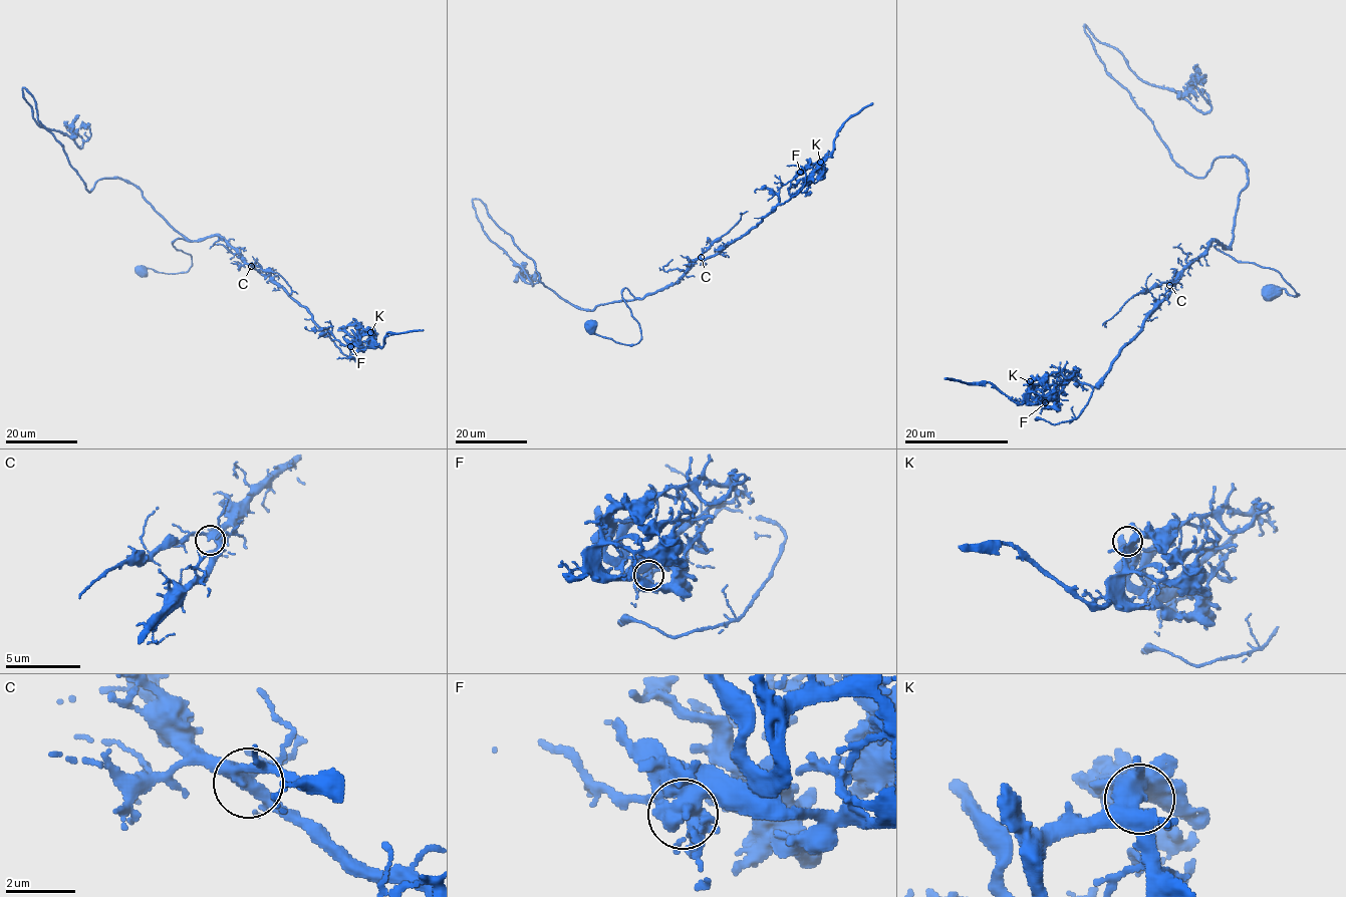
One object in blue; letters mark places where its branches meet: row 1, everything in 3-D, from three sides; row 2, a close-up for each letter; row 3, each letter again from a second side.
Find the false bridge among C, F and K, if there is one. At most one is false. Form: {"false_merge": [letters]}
{"false_merge": ["F"]}

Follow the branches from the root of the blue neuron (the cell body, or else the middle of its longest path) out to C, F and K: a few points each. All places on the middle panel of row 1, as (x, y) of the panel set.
C: (590, 326), (599, 335), (635, 344), (639, 326), (622, 291), (626, 288), (635, 298), (661, 291), (701, 257)
F: (590, 326), (635, 344), (639, 326), (622, 291), (644, 298), (671, 285), (753, 228), (800, 172)
K: (590, 326), (635, 344), (640, 330), (624, 288), (644, 298), (671, 285), (753, 228), (783, 185), (820, 162)

